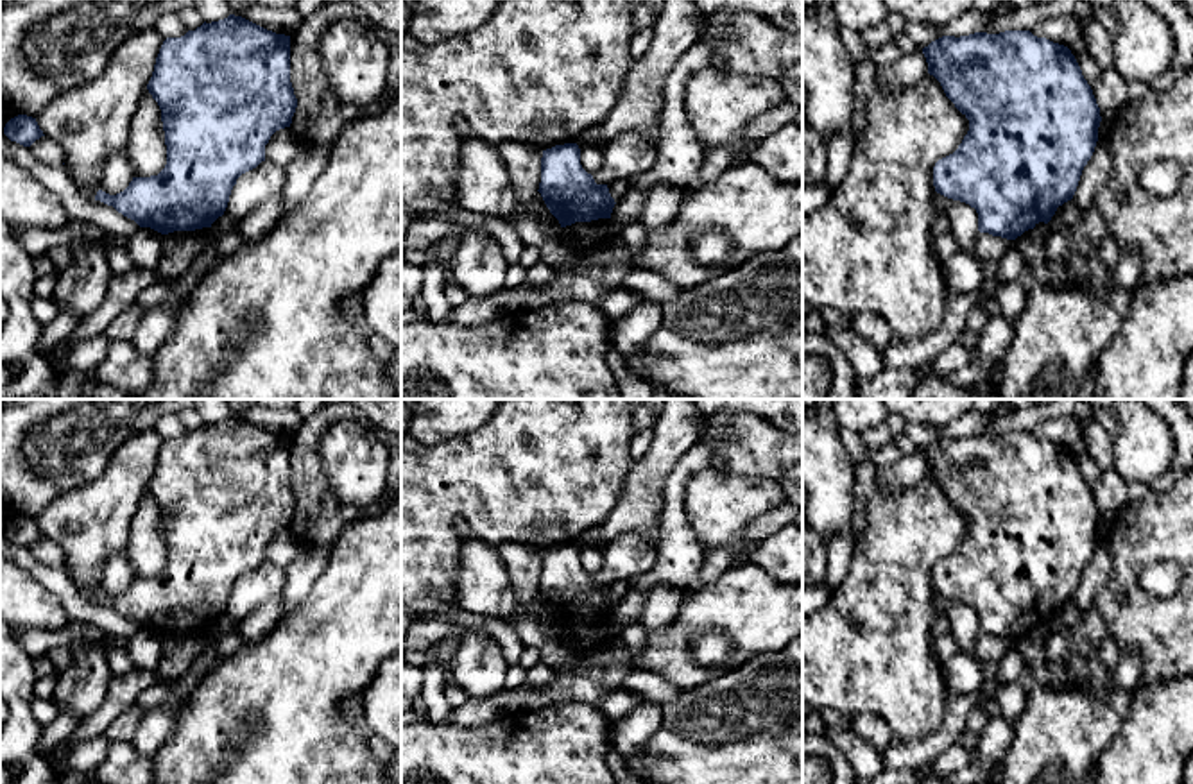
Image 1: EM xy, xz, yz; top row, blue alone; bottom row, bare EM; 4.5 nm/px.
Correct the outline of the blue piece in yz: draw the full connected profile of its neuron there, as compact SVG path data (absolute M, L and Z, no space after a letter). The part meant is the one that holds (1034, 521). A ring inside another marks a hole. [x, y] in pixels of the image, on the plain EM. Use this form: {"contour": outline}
{"contour": "M1005 431L942 437L923 455L928 474L969 521L958 550L933 567L935 592L974 609L980 634L1016 641L1039 623L1048 625L1073 600L1102 523L1071 451L1030 431Z"}

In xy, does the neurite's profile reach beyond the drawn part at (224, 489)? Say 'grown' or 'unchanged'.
unchanged

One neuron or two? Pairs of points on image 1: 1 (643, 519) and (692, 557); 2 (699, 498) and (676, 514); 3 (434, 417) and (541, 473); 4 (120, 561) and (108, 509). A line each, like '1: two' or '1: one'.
1: two
2: two
3: two
4: two

